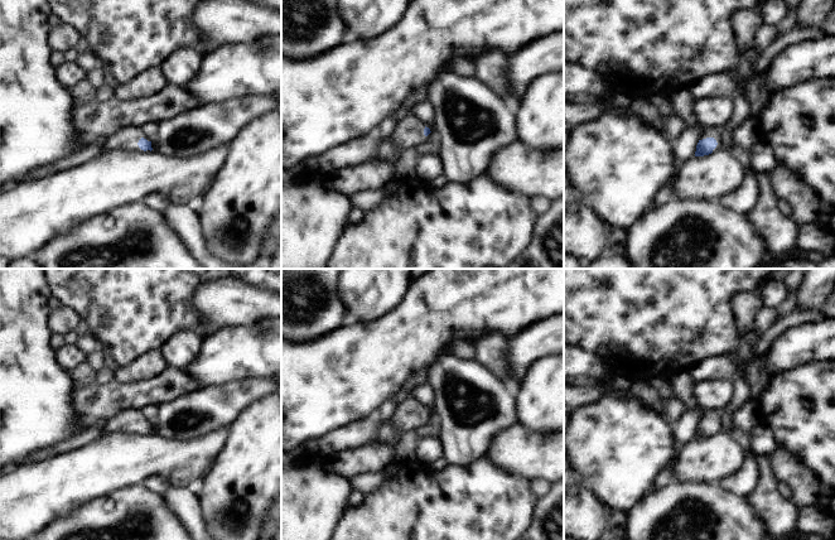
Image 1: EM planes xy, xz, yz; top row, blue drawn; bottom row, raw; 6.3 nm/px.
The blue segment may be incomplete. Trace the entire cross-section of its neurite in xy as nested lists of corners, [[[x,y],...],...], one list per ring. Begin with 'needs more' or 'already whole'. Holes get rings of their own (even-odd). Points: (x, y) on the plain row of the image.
needs more; [[[125,409],[112,418],[102,428],[101,435],[110,435],[114,433],[129,435],[149,435],[153,433],[151,424],[149,424],[140,410]]]

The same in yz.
needs more; [[[705,410],[696,428],[695,439],[704,439],[723,431],[721,415],[716,411]]]

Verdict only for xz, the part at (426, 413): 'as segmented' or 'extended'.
extended

